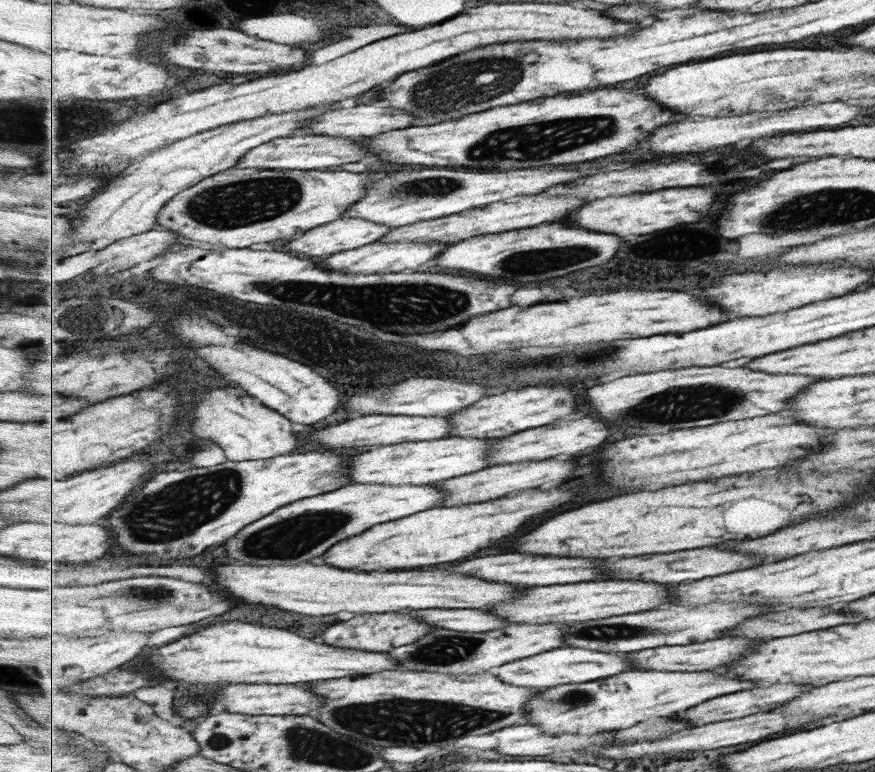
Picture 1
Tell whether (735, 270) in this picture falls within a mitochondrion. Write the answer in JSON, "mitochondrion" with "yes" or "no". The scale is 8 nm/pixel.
{"mitochondrion":"no"}

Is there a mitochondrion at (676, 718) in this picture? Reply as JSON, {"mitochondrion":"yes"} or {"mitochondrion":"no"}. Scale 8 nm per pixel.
{"mitochondrion":"no"}

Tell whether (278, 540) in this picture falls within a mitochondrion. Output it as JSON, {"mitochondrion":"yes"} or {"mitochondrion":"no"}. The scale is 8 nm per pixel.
{"mitochondrion":"yes"}

